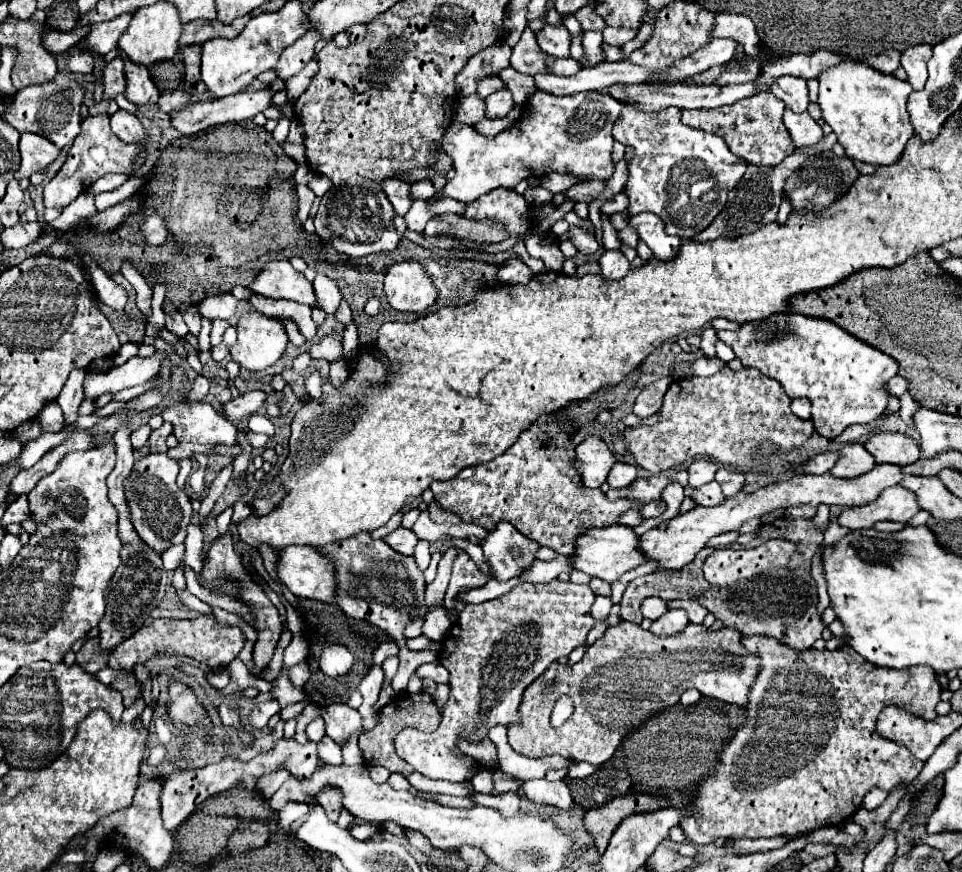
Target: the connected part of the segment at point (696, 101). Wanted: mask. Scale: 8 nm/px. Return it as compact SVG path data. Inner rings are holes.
M755 81L751 83L741 83L741 85L685 85L685 83L669 83L669 85L655 85L655 87L647 87L647 85L613 85L599 89L599 93L611 93L615 99L619 101L629 101L639 105L643 111L659 111L663 107L679 107L679 109L715 109L715 107L723 107L723 105L731 105L737 103L741 99L747 99L749 95L761 93L761 89L757 87Z

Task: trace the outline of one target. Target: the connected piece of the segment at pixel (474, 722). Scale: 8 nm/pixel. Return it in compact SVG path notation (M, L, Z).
M553 579L549 583L519 583L509 593L479 603L467 605L461 615L459 623L451 627L451 631L443 639L443 651L439 653L441 665L445 665L451 673L451 695L449 703L443 709L443 721L437 731L433 733L415 733L413 727L403 729L395 739L395 749L401 759L405 759L415 771L423 773L429 779L447 779L447 781L471 781L477 773L475 767L471 769L469 763L461 759L461 751L455 745L457 735L465 735L471 741L481 741L487 731L501 723L509 725L517 721L517 711L521 703L521 693L525 687L537 679L551 663L559 657L569 655L579 643L585 641L587 633L595 625L595 617L591 615L591 605L595 601L593 591L589 585L575 585L571 581Z

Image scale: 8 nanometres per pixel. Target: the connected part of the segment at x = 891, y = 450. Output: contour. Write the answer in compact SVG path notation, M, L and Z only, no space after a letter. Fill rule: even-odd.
M877 433L871 435L863 447L873 455L875 463L893 463L893 465L911 465L921 457L919 445L915 439L903 433Z

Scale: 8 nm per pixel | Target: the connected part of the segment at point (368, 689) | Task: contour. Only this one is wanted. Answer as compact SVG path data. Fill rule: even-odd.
M371 667L371 671L359 683L359 691L363 695L363 703L361 703L361 709L359 709L361 713L367 713L371 709L371 705L377 701L381 685L383 685L383 669Z

